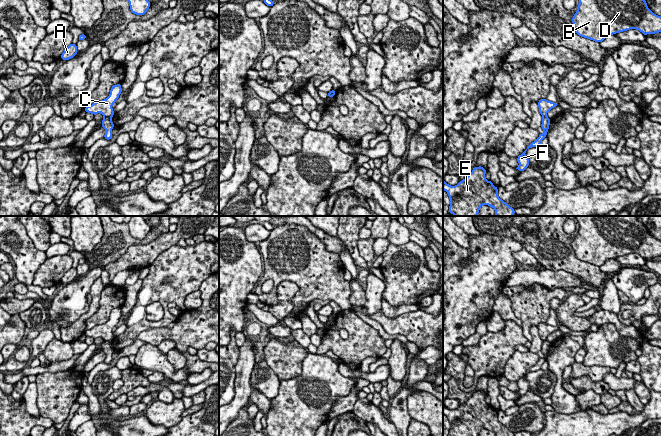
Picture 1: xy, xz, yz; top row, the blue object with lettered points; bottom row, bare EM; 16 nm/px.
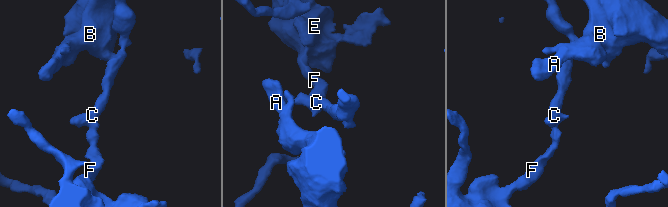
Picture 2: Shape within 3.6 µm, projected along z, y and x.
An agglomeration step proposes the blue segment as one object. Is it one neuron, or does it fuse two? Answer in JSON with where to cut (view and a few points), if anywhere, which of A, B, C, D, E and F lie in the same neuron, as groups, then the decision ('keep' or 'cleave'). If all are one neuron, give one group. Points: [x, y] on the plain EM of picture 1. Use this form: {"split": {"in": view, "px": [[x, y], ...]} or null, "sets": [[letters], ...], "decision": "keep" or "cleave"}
{"split": {"in": "xy", "px": [[104, 340], [111, 342]]}, "sets": [["A", "B", "C", "D"], ["E", "F"]], "decision": "cleave"}

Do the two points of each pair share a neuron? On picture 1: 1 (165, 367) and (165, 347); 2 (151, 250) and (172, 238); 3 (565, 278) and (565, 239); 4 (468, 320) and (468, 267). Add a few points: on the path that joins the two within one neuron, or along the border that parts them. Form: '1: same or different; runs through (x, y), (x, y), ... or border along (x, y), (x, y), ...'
1: different; border along (156, 346), (166, 354)
2: same; runs through (156, 247), (167, 240)
3: different; border along (546, 268), (568, 271), (578, 276), (585, 283)
4: same; runs through (468, 307), (468, 280)

